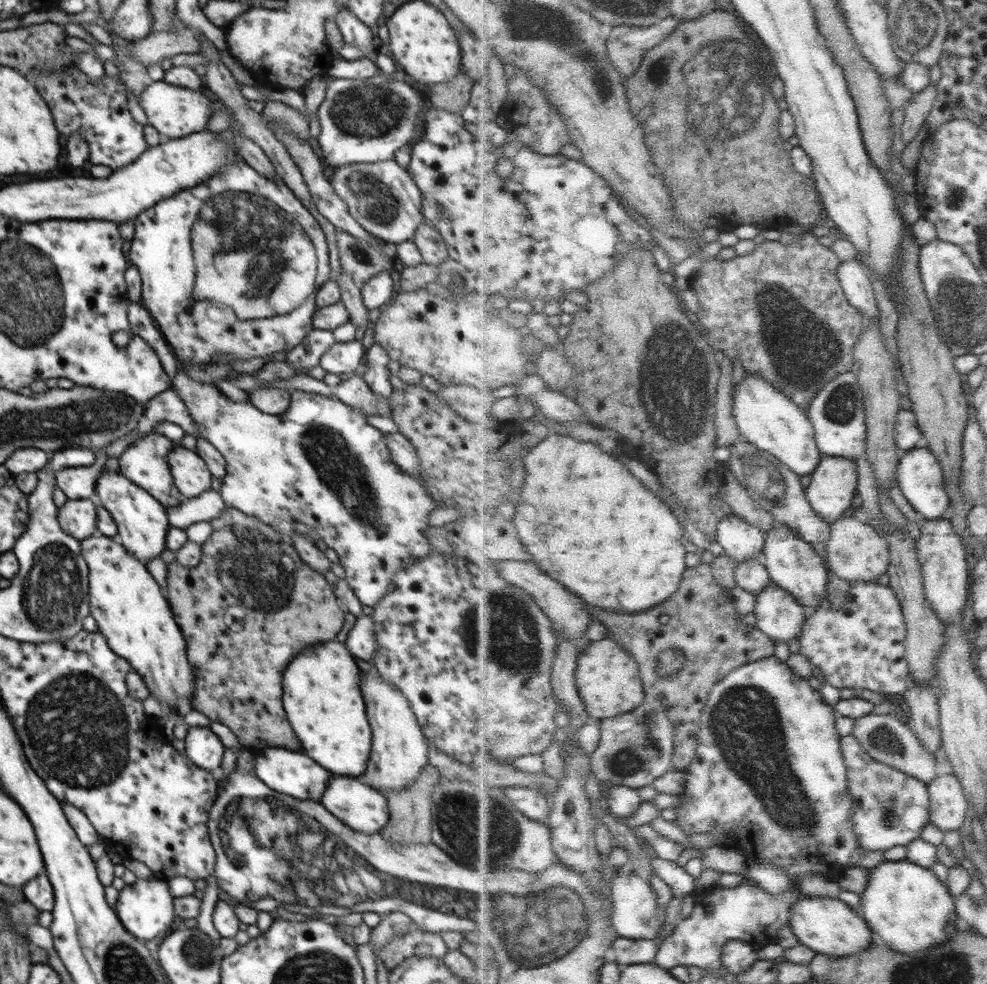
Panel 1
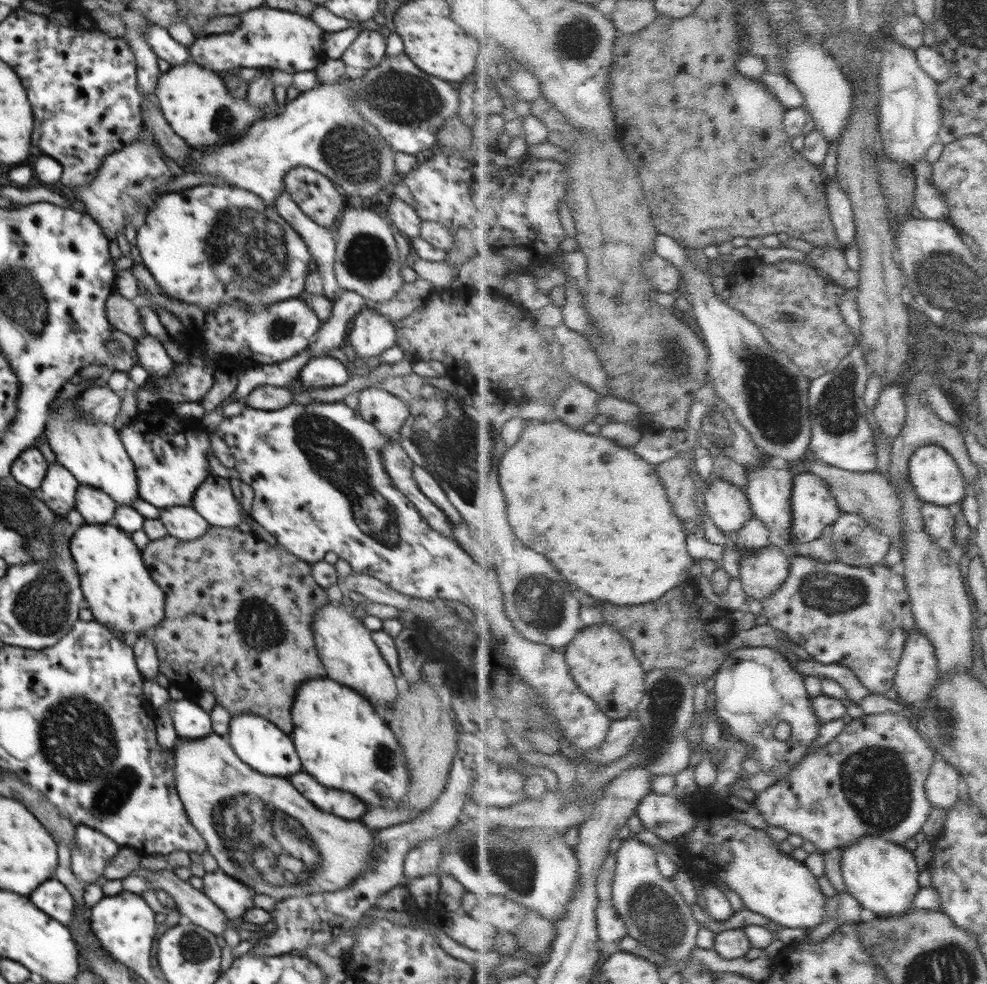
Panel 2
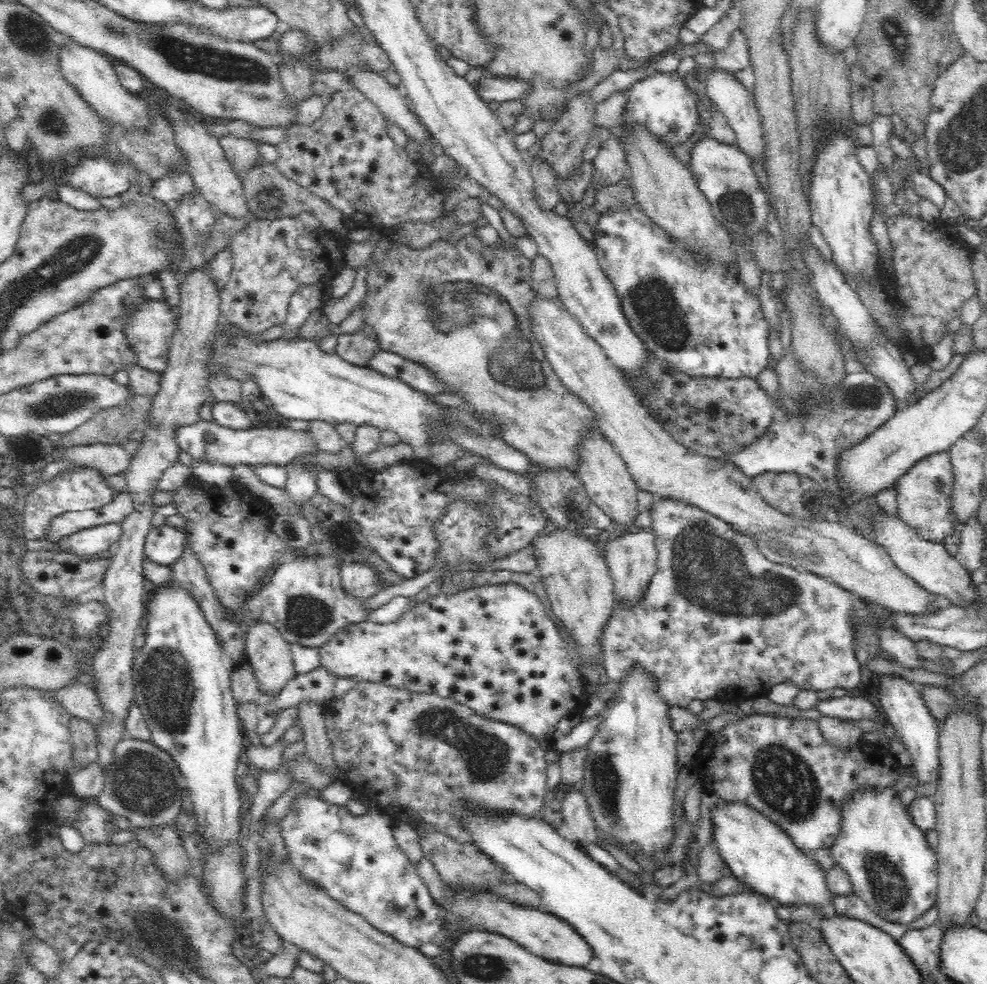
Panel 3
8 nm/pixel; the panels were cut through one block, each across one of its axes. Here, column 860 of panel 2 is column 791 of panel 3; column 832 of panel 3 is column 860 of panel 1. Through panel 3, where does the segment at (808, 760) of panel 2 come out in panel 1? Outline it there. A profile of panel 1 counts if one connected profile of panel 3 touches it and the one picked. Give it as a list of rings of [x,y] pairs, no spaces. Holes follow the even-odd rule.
[[[857,736],[843,737],[843,751],[849,765],[850,790],[854,799],[854,831],[858,834],[860,844],[867,851],[886,851],[895,846],[909,847],[918,838],[928,822],[928,793],[926,783],[901,768],[884,764],[876,760],[867,750],[864,750],[861,740]]]

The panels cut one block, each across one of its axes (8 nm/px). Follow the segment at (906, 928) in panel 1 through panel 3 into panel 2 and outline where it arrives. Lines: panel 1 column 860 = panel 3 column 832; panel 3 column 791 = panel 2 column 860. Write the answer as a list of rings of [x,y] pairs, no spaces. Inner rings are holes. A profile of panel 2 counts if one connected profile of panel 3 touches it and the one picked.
[[[866,836],[864,840],[845,848],[844,852],[842,868],[848,891],[865,908],[884,917],[906,915],[914,910],[916,895],[921,892],[921,871],[914,851],[889,840],[887,836]]]

